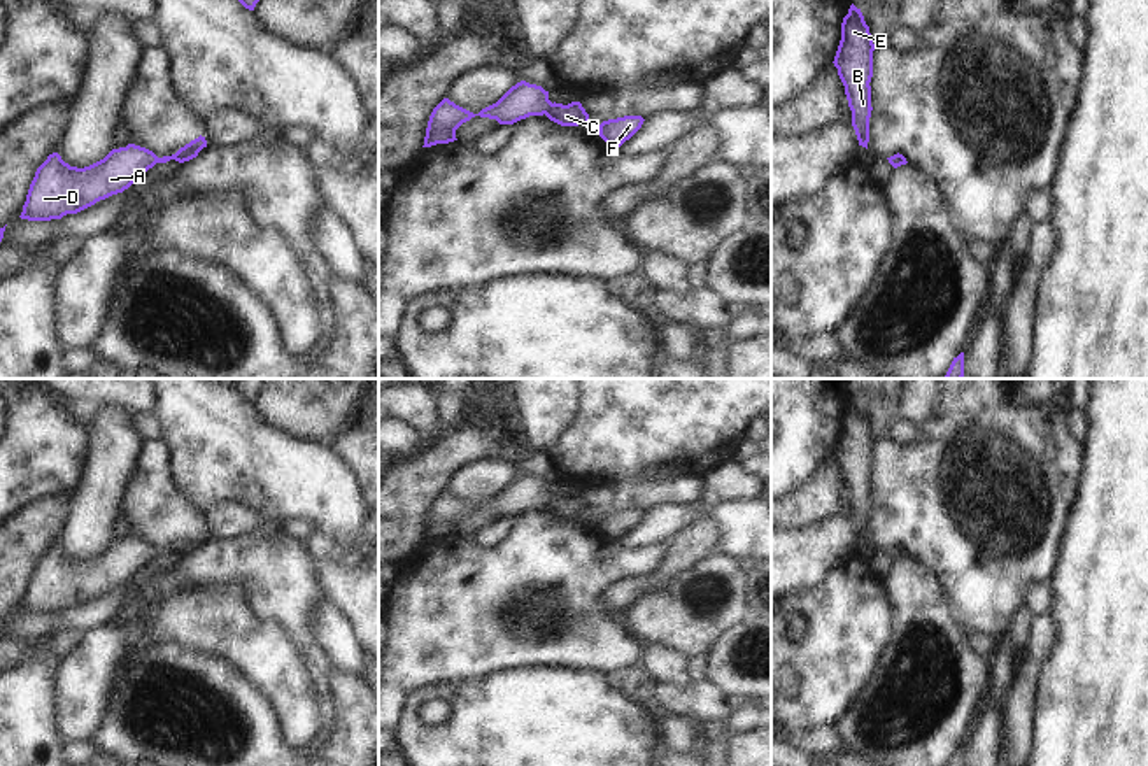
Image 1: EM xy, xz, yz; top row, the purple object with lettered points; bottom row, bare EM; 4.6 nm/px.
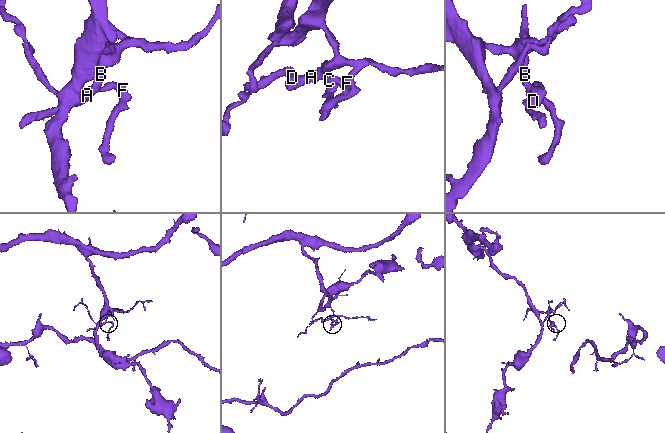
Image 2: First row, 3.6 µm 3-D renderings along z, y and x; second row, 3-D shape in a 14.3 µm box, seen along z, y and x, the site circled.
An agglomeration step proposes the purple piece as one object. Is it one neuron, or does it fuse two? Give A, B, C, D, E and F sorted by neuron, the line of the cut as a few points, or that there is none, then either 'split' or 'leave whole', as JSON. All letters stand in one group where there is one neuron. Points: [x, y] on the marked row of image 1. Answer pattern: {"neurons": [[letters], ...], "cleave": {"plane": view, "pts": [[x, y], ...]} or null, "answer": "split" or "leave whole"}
{"neurons": [["A", "B", "C", "D", "E", "F"]], "cleave": null, "answer": "leave whole"}

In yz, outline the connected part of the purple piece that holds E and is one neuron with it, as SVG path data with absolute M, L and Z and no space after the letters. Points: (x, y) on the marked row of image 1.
M854 4L841 23L841 40L834 56L834 67L845 86L852 126L859 145L868 149L871 117L873 37L861 9Z

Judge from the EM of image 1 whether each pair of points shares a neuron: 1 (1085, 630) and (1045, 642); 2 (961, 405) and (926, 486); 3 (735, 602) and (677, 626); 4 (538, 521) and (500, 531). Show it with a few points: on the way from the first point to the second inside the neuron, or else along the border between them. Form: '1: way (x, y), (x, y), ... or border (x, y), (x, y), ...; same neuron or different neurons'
1: border (1050, 614), (1057, 640), (1052, 652), (1041, 663); different neurons
2: way (961, 425), (943, 446), (942, 467); same neuron
3: way (721, 610), (703, 619), (691, 619); same neuron
4: border (514, 521), (493, 546), (470, 535); different neurons

